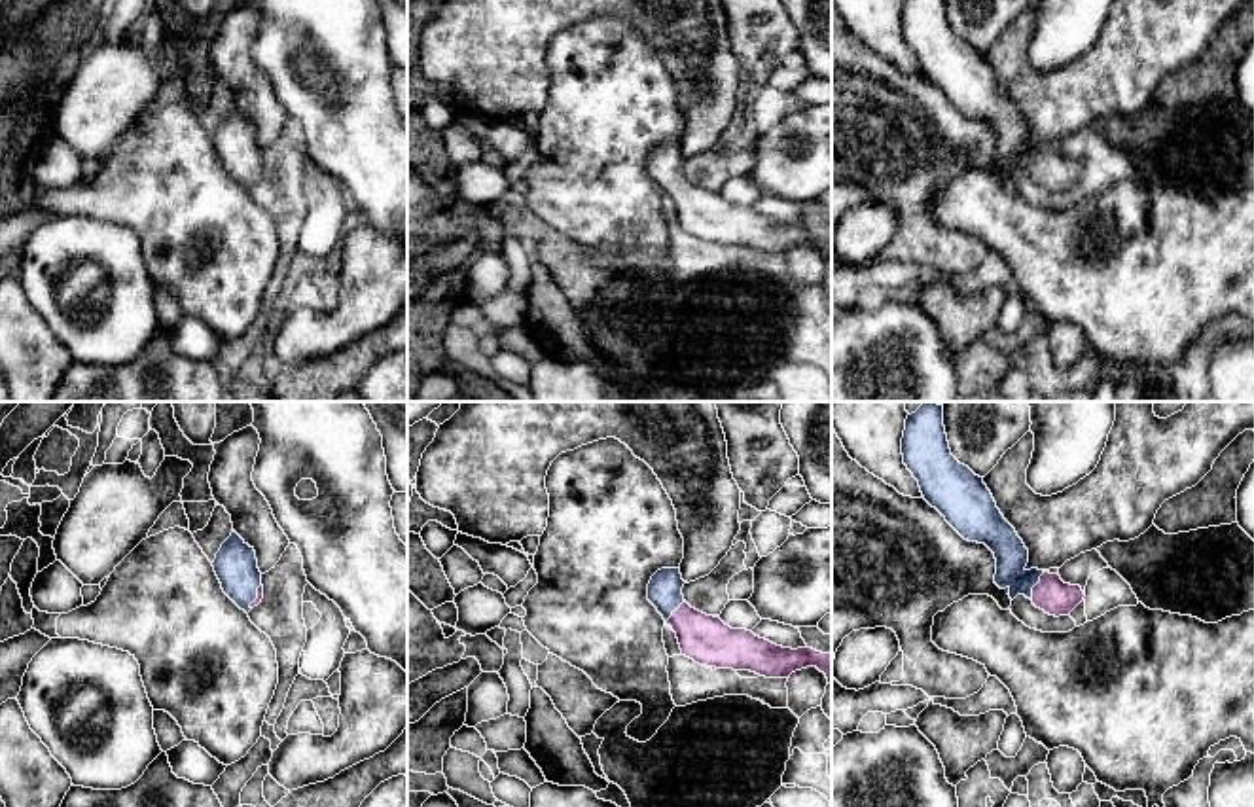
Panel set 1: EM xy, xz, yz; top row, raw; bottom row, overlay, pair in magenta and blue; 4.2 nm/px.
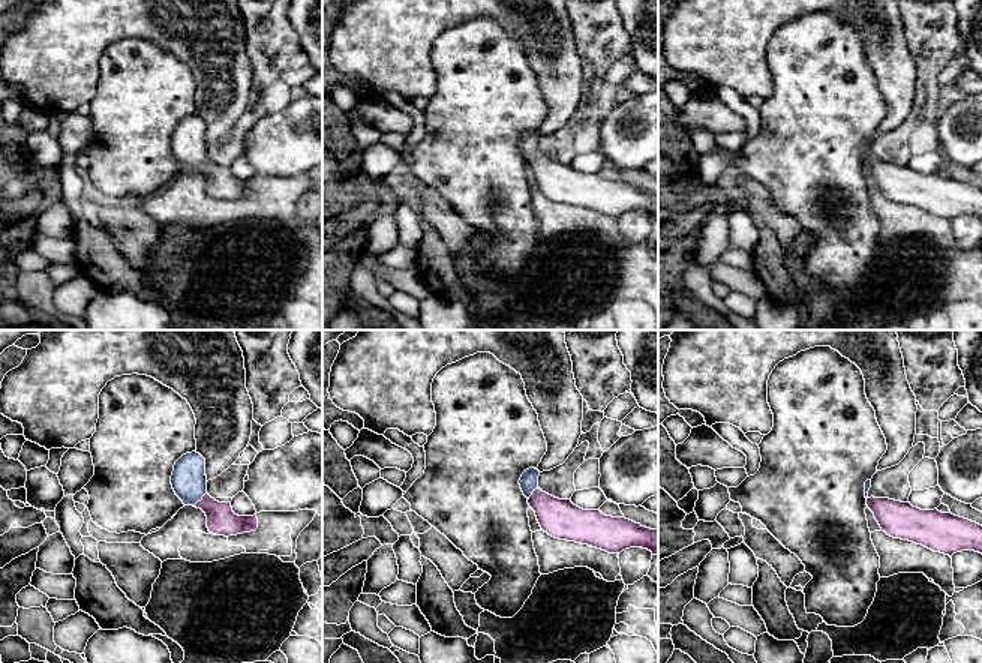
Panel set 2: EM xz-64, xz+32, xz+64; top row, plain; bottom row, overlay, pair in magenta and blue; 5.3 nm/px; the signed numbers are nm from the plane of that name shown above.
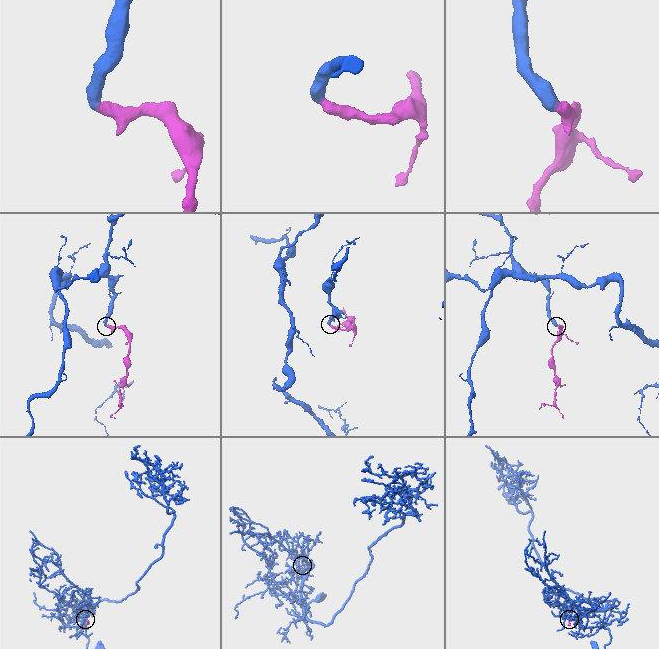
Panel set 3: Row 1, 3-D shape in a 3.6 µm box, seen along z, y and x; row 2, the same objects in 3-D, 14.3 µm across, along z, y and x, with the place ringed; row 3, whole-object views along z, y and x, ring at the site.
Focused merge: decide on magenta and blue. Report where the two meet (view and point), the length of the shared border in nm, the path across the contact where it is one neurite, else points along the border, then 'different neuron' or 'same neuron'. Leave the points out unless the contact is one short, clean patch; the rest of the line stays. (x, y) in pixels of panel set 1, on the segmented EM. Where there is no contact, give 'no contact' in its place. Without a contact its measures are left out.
contact yz (1035, 586); length 130 nm; way yz (1052, 595), (1035, 586), (1012, 565), (1012, 555); same neuron

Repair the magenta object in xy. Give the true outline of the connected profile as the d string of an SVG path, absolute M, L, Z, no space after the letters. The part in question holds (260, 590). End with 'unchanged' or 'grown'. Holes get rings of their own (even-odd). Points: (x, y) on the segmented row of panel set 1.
M235 530L222 544L212 563L224 593L246 614L263 599L261 572L254 547Z; grown

